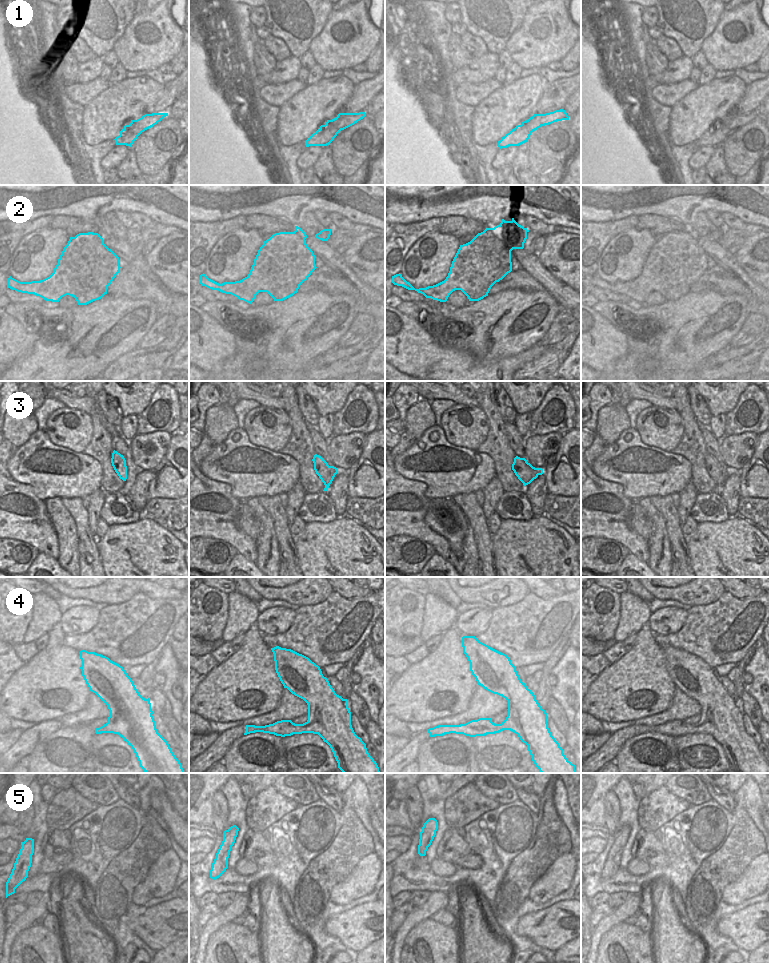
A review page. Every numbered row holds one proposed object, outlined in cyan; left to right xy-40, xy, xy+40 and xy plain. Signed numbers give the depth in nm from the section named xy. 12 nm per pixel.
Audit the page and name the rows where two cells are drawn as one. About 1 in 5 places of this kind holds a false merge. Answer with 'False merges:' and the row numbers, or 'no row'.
False merges: 2

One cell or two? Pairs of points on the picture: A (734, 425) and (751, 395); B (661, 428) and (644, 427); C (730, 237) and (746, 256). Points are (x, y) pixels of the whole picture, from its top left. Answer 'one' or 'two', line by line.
A: one
B: one
C: two

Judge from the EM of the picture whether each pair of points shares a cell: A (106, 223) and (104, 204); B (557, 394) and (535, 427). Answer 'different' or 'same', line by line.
A: different
B: same

